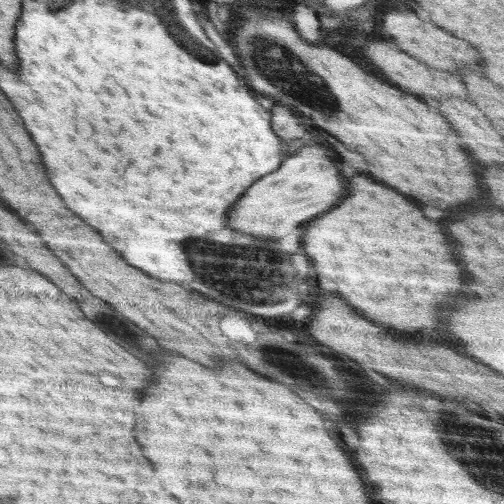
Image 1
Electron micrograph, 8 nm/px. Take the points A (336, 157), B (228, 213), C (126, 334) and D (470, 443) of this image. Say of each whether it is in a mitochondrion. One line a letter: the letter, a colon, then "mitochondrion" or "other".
A: other
B: other
C: mitochondrion
D: mitochondrion

